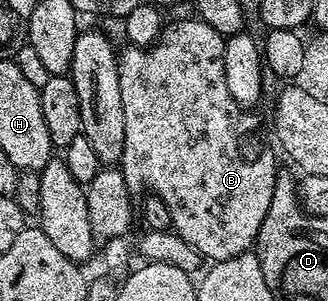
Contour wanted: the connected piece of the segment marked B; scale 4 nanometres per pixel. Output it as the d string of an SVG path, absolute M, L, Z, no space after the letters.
M200 19L193 21L177 21L174 25L166 24L161 30L161 36L151 45L139 46L126 44L117 54L119 67L119 91L123 95L123 127L125 128L125 150L119 162L123 179L127 179L130 194L144 194L148 191L152 196L163 199L167 203L167 211L171 211L172 232L178 233L195 251L201 253L202 258L210 262L226 261L240 253L250 252L257 244L259 227L263 227L263 219L267 216L267 207L271 207L271 195L275 195L275 183L279 176L277 157L274 146L261 138L261 129L252 117L250 110L235 103L231 99L231 91L227 91L227 75L223 75L223 51L225 37L215 31L207 22Z

